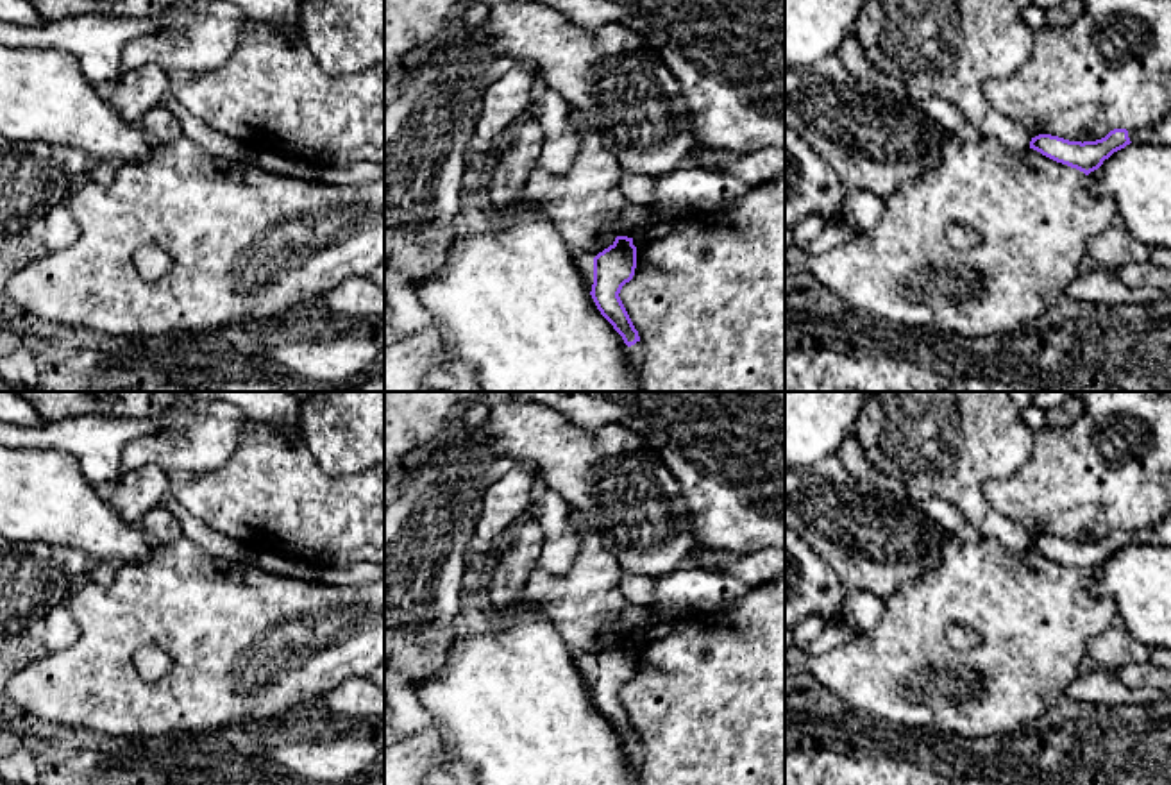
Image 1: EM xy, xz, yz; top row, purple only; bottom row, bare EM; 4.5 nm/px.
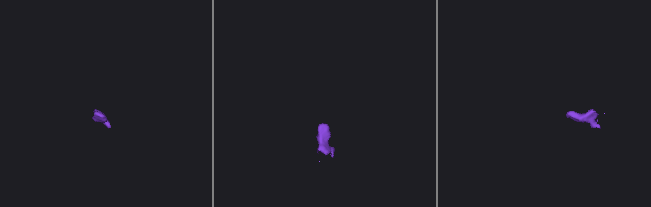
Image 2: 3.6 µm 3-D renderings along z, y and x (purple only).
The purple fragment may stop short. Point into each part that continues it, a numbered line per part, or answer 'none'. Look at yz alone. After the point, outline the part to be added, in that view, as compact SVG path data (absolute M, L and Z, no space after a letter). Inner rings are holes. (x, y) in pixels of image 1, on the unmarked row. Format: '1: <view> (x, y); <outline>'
1: yz (1161, 533); M1171 517L1146 529L1128 531L1132 544L1171 545Z

